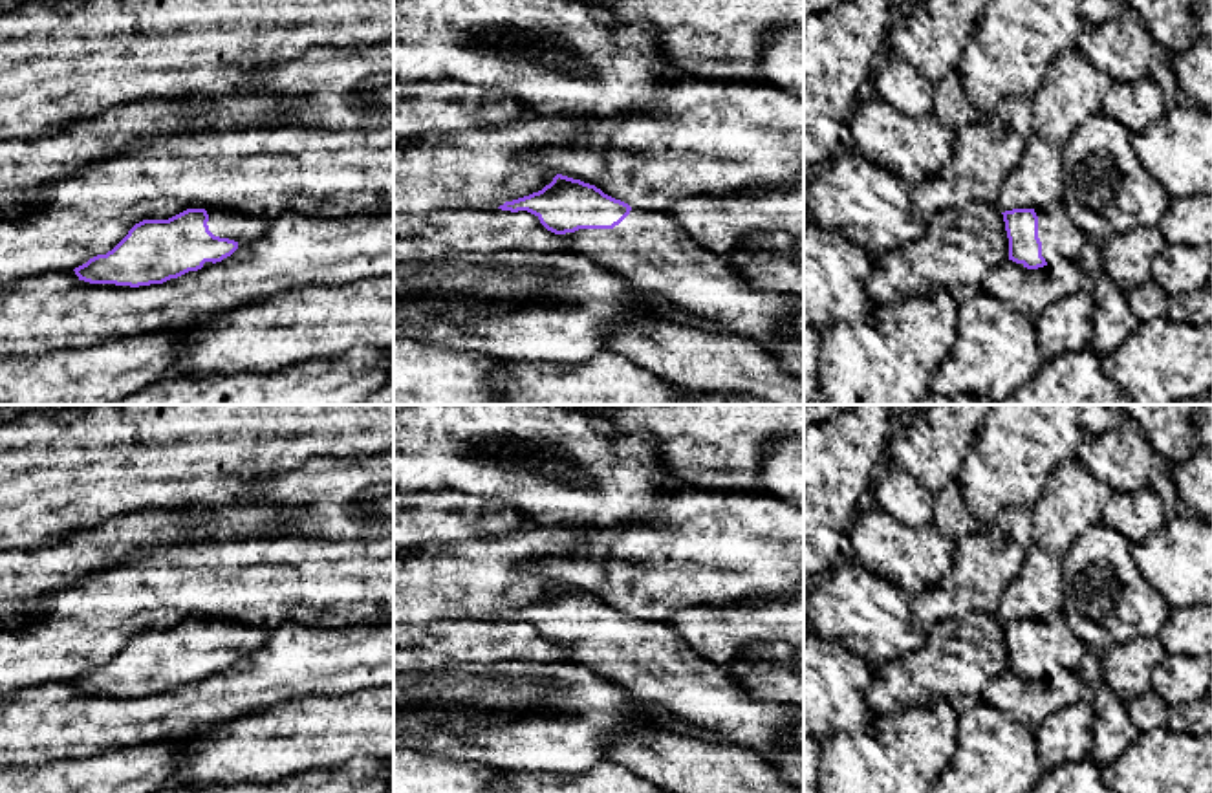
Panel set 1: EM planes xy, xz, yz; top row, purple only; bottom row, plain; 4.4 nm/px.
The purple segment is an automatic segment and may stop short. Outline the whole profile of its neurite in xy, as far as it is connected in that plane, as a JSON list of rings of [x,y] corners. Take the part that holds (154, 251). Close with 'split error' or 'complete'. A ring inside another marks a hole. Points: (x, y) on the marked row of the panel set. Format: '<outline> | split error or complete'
[[[187,209],[168,220],[143,220],[106,255],[75,267],[90,284],[150,286],[222,262],[258,240],[269,220],[225,209]]] | split error

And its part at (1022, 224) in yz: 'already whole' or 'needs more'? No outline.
needs more

